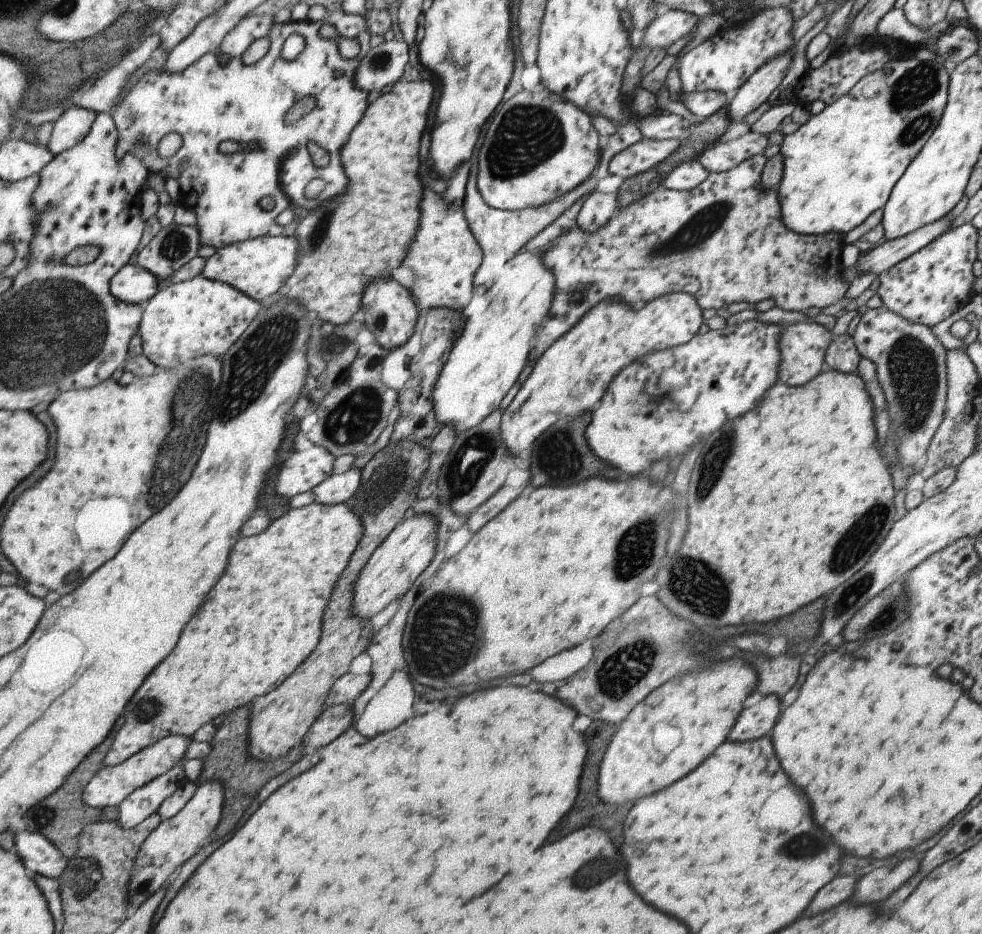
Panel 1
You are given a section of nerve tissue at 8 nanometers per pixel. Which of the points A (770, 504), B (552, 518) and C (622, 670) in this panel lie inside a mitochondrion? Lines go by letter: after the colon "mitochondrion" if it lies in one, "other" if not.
A: other
B: other
C: mitochondrion

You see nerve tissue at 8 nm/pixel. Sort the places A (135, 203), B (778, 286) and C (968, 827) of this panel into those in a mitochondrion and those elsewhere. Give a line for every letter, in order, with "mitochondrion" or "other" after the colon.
A: other
B: other
C: mitochondrion

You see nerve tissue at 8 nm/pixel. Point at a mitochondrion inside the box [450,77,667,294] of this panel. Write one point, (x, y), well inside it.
(525, 136)

